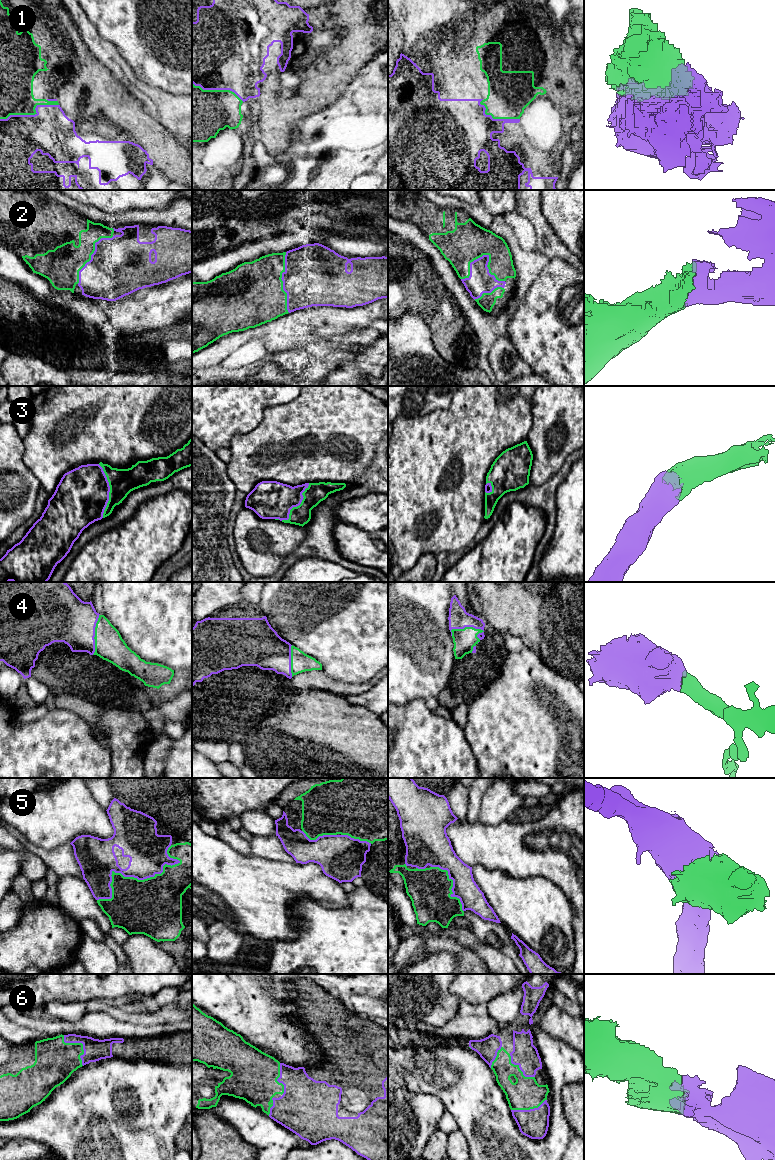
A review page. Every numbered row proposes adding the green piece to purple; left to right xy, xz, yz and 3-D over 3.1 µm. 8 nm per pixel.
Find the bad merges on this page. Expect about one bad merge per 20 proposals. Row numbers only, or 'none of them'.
none of them

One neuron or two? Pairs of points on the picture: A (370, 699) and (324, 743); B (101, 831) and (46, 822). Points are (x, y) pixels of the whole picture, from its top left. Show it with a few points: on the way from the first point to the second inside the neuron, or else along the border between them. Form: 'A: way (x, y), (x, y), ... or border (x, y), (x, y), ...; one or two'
A: border (343, 696), (349, 702), (359, 704), (377, 715); two
B: way (87, 822), (60, 822); one

